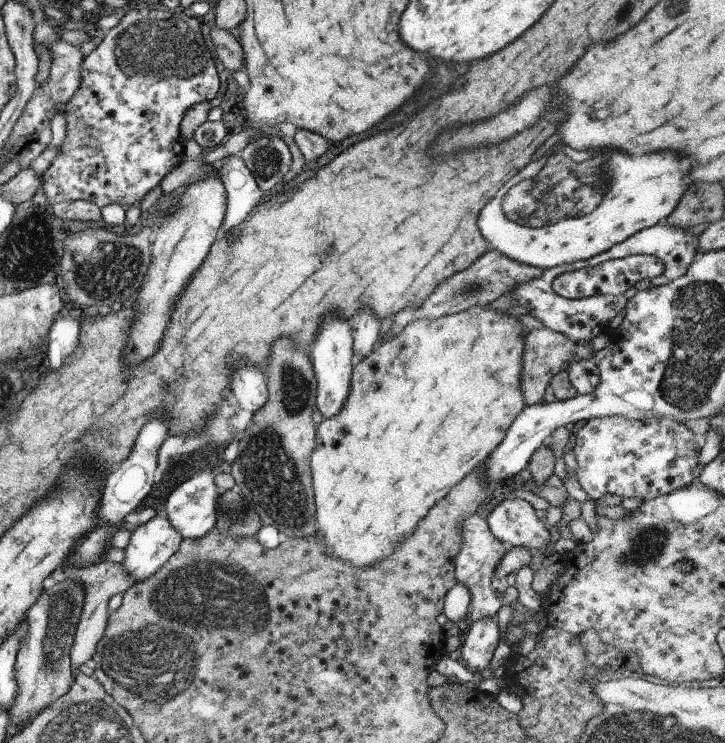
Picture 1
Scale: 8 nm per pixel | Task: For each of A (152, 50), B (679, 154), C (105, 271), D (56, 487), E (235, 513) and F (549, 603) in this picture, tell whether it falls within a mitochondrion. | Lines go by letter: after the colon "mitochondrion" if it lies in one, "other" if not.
A: mitochondrion
B: other
C: mitochondrion
D: other
E: mitochondrion
F: other

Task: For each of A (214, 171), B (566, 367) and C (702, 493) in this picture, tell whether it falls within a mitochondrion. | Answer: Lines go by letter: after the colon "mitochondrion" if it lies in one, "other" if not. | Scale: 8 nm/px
A: other
B: other
C: other

